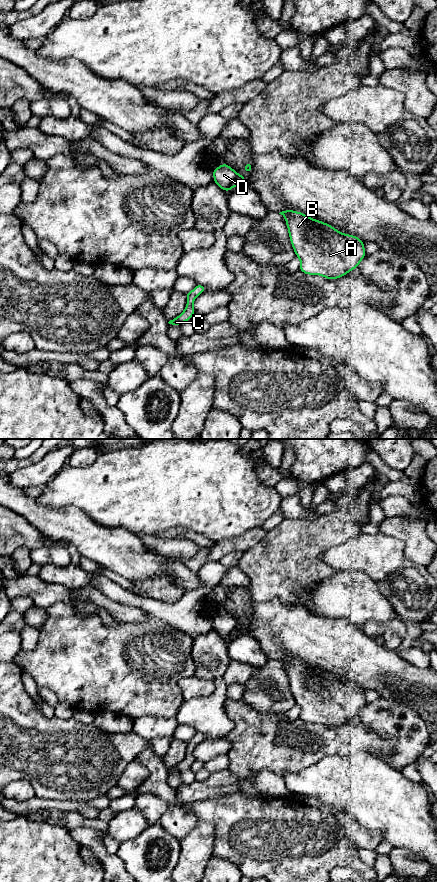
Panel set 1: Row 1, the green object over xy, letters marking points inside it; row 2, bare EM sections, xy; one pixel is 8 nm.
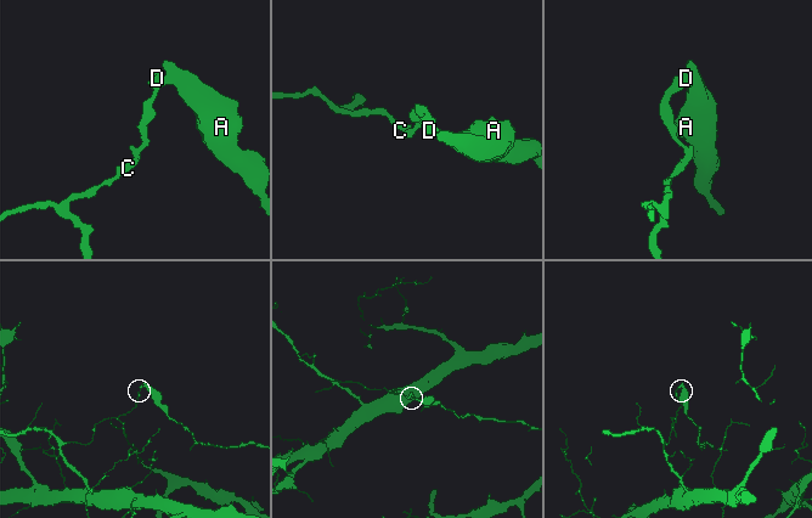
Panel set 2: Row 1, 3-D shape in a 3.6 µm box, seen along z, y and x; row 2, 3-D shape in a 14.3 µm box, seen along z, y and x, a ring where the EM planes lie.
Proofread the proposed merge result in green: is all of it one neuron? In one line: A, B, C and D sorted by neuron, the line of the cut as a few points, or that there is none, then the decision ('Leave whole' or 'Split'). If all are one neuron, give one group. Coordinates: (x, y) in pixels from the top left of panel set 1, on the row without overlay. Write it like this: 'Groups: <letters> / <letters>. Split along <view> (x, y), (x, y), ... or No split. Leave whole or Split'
Groups: A B / C D. Split along xy (237, 622), (233, 633). Split

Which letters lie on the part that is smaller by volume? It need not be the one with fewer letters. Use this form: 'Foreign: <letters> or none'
Foreign: A, B

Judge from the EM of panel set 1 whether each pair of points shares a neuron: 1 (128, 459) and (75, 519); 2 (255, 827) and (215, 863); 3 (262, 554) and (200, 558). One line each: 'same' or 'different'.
1: different
2: different
3: different

